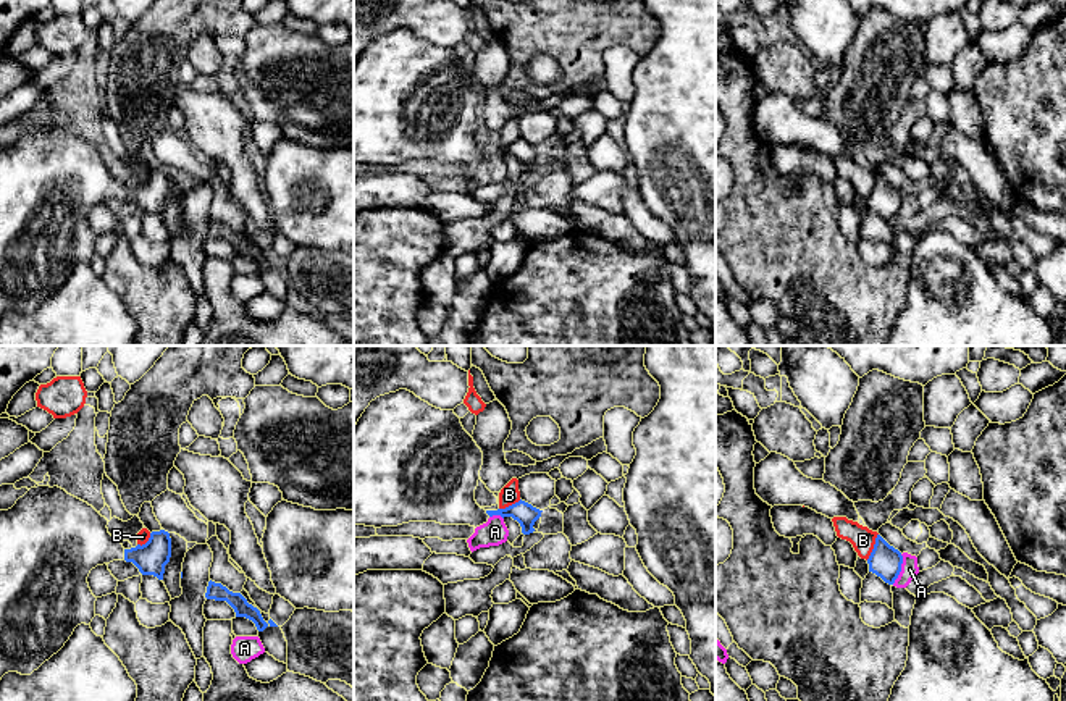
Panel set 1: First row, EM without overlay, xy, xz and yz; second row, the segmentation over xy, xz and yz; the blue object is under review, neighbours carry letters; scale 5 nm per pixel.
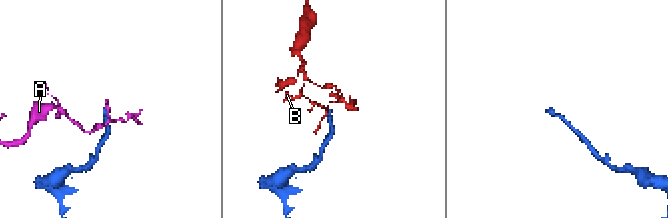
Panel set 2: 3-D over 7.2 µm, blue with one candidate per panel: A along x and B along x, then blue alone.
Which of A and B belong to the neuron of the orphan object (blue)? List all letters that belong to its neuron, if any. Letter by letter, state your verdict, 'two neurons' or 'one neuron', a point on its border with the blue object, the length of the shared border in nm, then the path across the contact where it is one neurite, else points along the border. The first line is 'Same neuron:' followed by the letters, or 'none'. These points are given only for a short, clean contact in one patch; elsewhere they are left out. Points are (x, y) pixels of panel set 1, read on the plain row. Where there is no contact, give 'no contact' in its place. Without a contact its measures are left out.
Same neuron: none
A: two neurons; meets blue in yz at (900, 207); contact 160 nm long
B: two neurons; meets blue in yz at (874, 184); contact 150 nm long; border along yz (877, 172), (874, 186), (866, 197)

